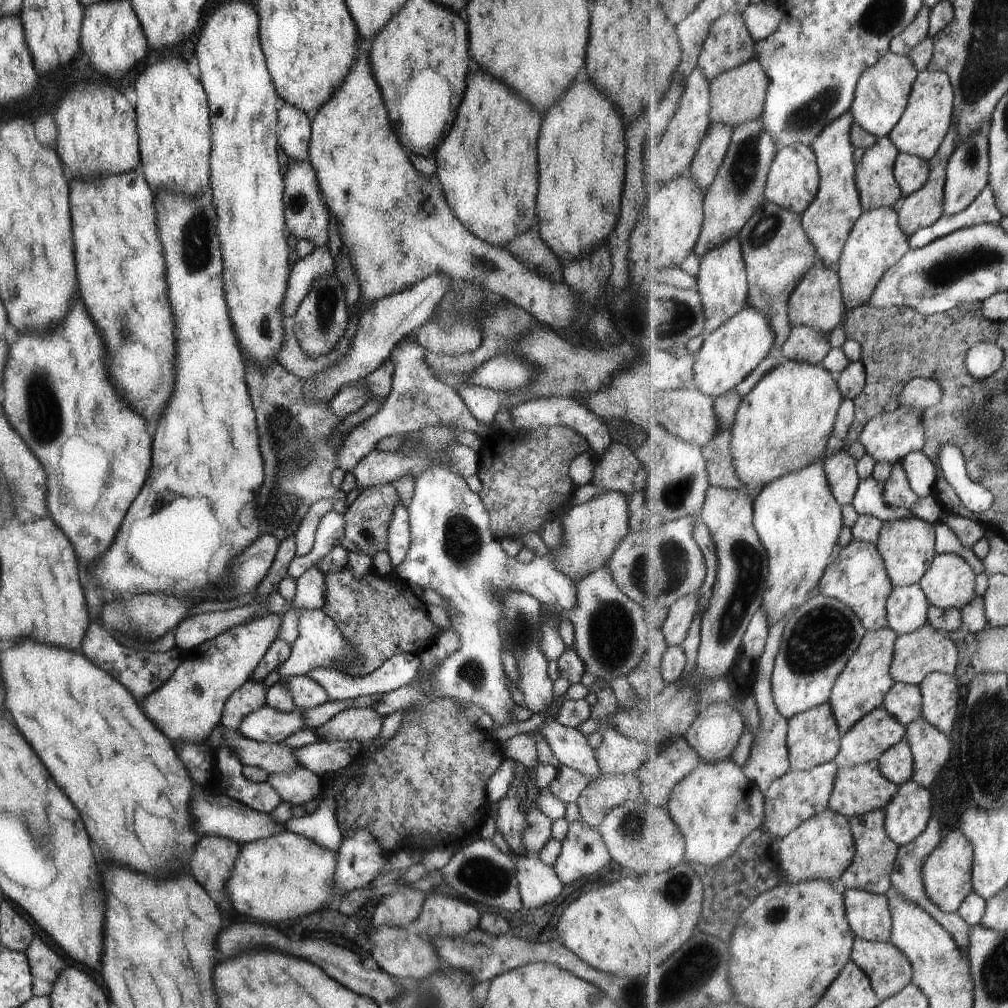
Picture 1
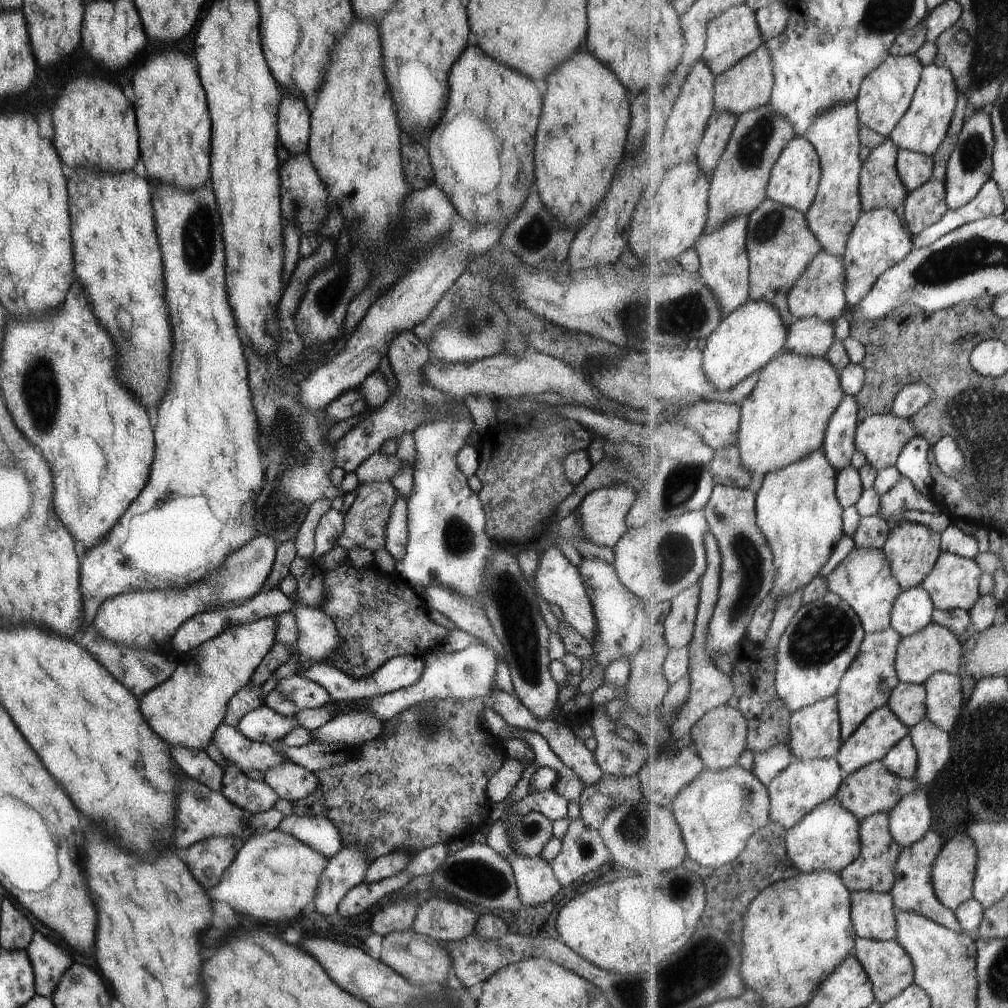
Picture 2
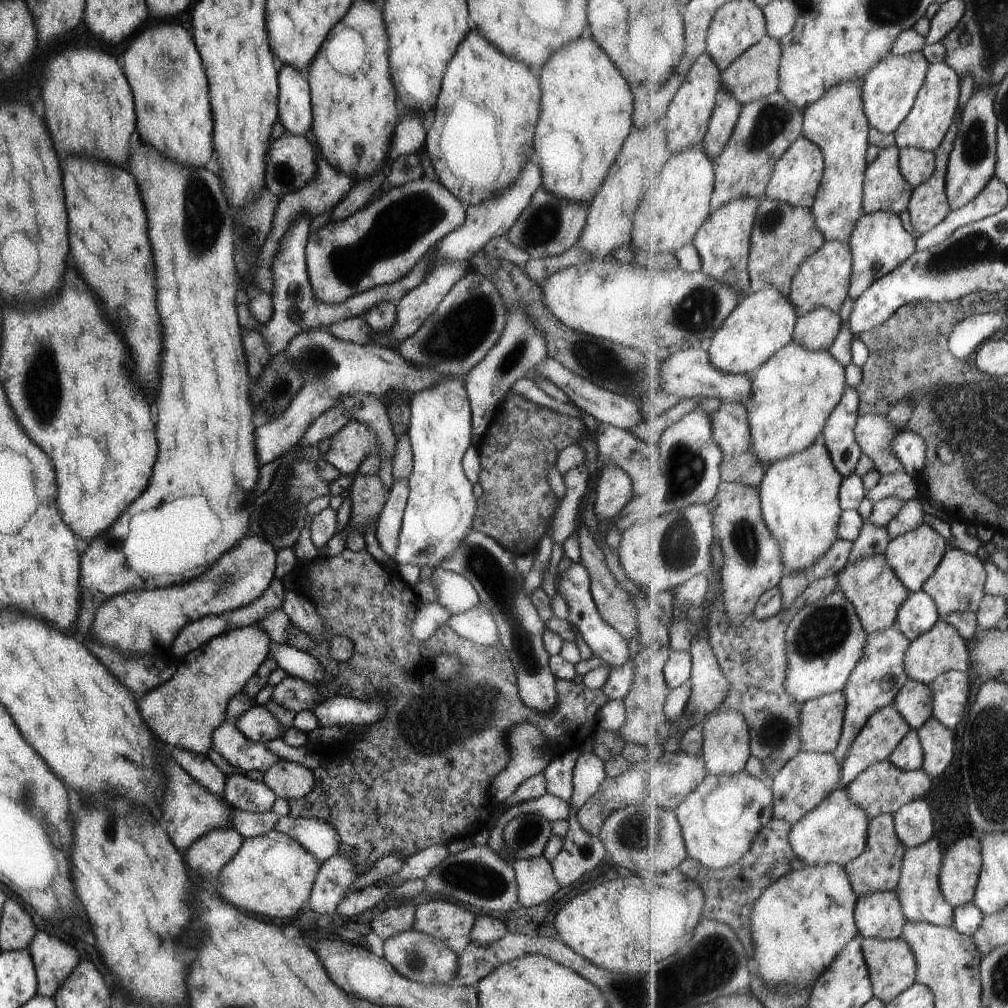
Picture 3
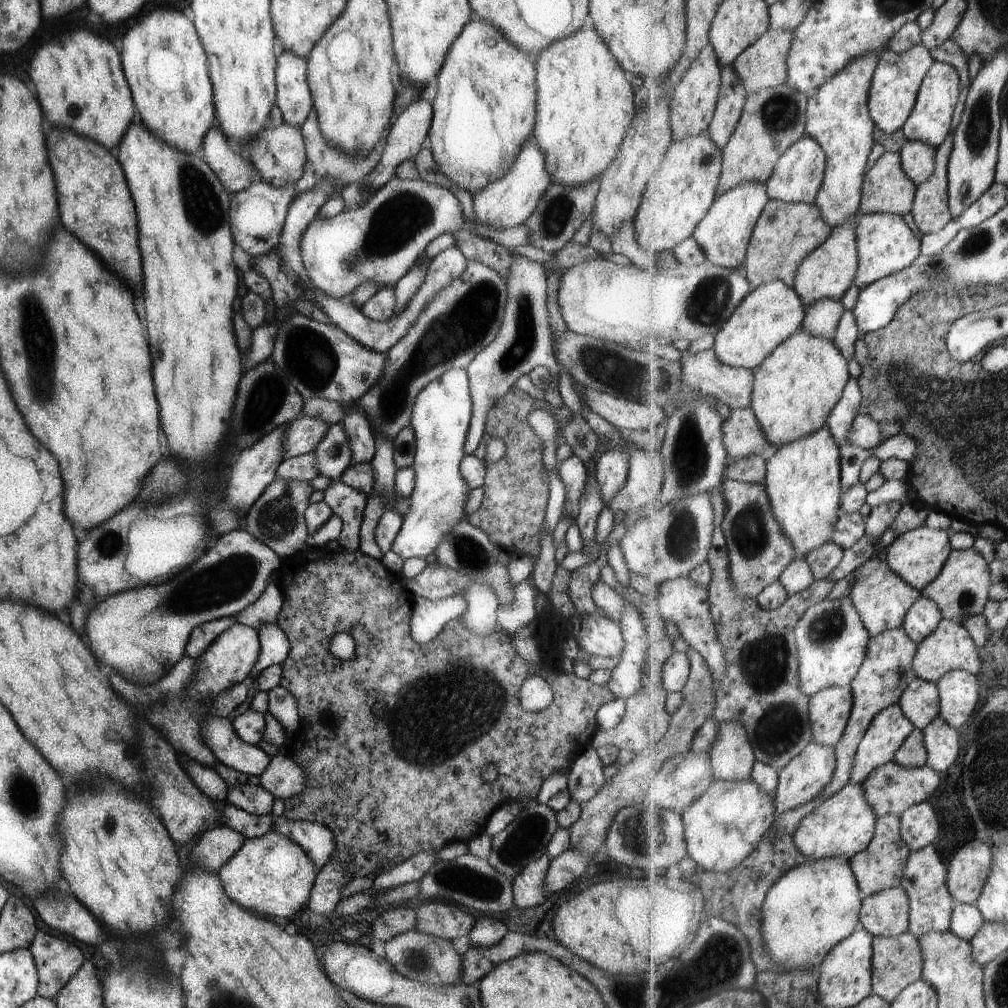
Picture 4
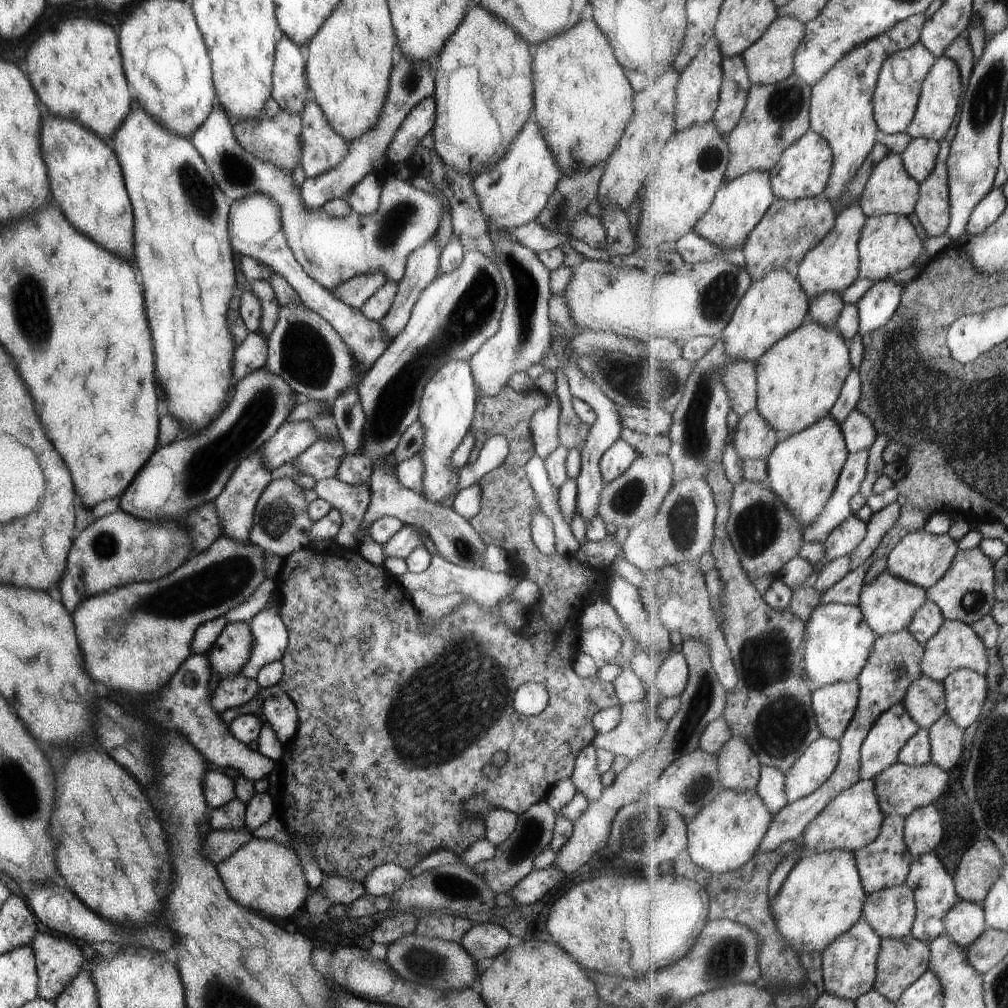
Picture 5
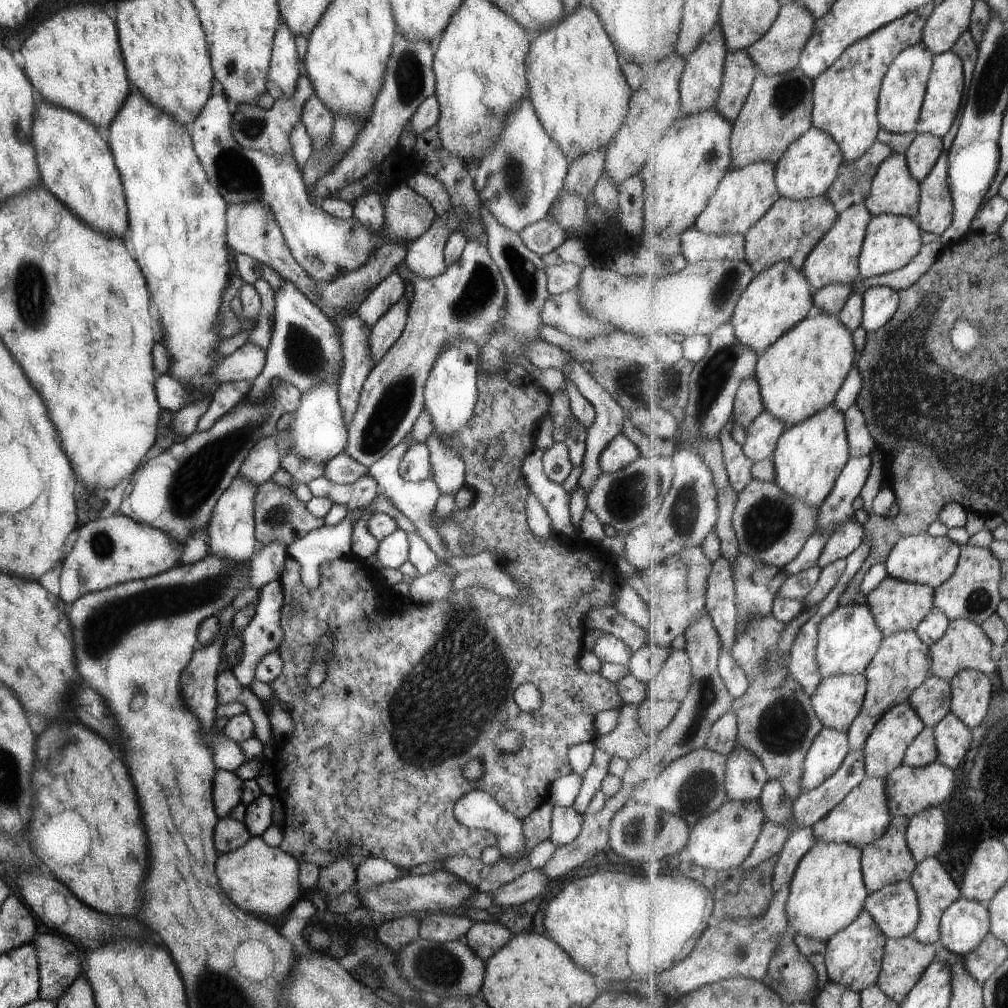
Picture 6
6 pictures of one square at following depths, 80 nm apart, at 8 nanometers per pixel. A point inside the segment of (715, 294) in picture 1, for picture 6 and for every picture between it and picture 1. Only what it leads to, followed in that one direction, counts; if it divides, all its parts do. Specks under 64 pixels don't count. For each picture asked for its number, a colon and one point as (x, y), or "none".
2: (725, 268)
3: (724, 241)
4: (725, 233)
5: (740, 204)
6: (745, 195)

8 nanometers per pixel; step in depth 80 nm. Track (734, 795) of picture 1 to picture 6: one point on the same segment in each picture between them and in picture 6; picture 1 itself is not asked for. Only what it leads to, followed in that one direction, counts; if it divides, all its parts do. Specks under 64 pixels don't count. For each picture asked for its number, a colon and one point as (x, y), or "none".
2: (718, 812)
3: (720, 819)
4: (724, 826)
5: (727, 833)
6: (724, 840)

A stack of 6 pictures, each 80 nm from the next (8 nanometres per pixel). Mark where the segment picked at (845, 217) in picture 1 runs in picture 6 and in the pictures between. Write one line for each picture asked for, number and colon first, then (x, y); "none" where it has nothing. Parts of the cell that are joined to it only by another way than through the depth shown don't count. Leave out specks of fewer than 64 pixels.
2: (834, 214)
3: (837, 123)
4: (838, 117)
5: (842, 109)
6: (846, 98)

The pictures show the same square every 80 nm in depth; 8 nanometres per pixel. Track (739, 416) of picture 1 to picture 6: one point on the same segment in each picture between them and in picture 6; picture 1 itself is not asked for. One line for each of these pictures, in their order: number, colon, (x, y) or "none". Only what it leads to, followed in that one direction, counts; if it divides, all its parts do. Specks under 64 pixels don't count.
2: (785, 419)
3: (793, 395)
4: (797, 387)
5: (800, 379)
6: (800, 375)

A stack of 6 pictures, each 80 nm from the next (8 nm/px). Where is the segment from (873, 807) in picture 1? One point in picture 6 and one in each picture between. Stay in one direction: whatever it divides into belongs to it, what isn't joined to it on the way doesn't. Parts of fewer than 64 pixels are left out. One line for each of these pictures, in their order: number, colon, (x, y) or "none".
2: (873, 789)
3: (883, 789)
4: (891, 789)
5: (901, 789)
6: (911, 790)

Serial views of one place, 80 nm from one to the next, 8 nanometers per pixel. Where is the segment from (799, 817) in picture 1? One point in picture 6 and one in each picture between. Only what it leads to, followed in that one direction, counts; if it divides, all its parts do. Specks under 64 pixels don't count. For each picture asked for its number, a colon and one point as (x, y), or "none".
2: (804, 786)
3: (807, 780)
4: (807, 776)
5: (818, 763)
6: (827, 754)

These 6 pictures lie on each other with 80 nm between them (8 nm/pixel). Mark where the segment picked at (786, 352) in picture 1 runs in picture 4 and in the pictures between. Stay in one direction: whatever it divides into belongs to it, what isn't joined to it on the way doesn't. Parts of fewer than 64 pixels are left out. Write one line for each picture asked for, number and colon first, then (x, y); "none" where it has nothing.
2: (813, 337)
3: (817, 330)
4: (822, 319)

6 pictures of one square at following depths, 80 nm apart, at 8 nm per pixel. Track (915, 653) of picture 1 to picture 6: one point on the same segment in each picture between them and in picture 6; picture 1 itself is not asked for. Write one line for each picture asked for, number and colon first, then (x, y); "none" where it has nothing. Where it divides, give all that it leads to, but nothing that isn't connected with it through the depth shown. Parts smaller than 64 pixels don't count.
2: (934, 649)
3: (941, 649)
4: (950, 647)
5: (957, 646)
6: (964, 646)

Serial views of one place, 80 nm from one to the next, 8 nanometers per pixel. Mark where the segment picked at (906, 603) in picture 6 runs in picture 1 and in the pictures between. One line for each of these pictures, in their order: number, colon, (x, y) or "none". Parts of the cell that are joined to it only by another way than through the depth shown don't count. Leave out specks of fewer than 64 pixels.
1: (858, 577)
2: (864, 579)
3: (872, 585)
4: (880, 595)
5: (888, 602)

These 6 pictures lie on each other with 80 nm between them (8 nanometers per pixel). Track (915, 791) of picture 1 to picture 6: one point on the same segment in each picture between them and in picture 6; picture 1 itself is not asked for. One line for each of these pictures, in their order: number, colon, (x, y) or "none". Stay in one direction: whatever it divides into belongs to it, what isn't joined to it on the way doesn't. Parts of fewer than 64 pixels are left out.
2: (910, 819)
3: (914, 822)
4: (919, 826)
5: (923, 831)
6: (927, 831)

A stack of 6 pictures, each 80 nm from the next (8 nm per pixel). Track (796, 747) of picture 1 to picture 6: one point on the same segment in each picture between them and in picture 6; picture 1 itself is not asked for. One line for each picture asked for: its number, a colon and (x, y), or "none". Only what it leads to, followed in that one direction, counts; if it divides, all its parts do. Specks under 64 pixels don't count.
2: (815, 732)
3: (821, 720)
4: (829, 711)
5: (835, 705)
6: (838, 700)

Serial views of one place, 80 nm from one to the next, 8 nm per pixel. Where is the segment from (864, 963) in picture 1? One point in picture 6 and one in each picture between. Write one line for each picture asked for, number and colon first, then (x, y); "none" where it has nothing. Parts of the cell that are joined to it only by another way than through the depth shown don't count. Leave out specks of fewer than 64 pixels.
2: (889, 966)
3: (893, 967)
4: (898, 961)
5: (901, 962)
6: (906, 959)

